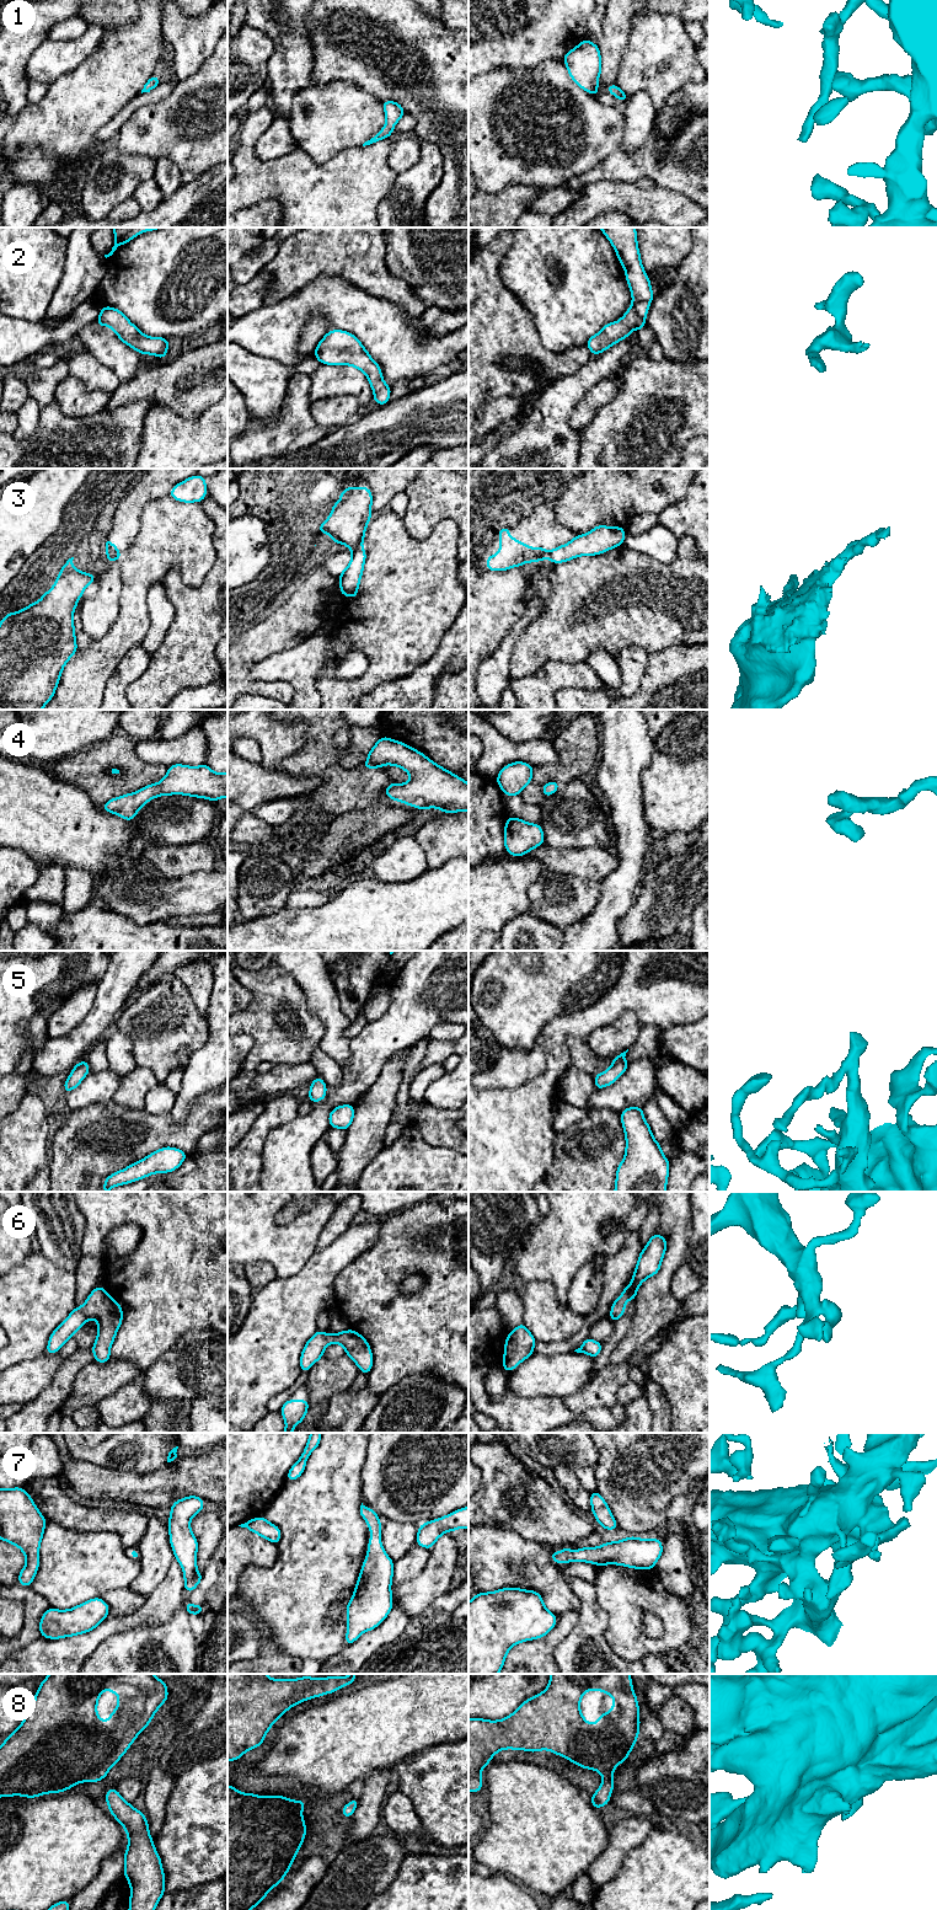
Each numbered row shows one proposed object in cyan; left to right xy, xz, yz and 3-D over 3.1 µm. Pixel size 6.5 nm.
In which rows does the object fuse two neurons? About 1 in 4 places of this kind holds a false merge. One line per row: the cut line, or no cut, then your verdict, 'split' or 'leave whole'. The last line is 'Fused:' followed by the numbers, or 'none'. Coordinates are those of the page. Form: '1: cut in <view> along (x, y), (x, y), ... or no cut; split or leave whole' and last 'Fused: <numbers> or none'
1: no cut; leave whole
2: no cut; leave whole
3: cut in xz along (360, 546), (352, 551); split
4: no cut; leave whole
5: no cut; leave whole
6: no cut; leave whole
7: no cut; leave whole
8: no cut; leave whole
Fused: 3

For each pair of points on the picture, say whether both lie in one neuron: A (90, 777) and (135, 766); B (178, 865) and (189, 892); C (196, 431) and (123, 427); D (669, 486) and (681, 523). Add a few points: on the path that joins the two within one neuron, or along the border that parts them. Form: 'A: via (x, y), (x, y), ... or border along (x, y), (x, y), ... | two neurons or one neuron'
A: via (101, 780), (122, 780), (124, 777) | one neuron
B: border along (155, 868), (166, 877), (212, 872) | two neurons
C: border along (153, 406), (144, 420), (142, 447), (138, 455) | two neurons
D: border along (691, 481), (681, 499), (669, 502), (657, 514) | two neurons

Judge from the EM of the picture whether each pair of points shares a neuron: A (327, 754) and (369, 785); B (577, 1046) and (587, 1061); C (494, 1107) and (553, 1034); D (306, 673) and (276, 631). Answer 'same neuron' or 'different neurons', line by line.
A: same neuron
B: same neuron
C: same neuron
D: different neurons

